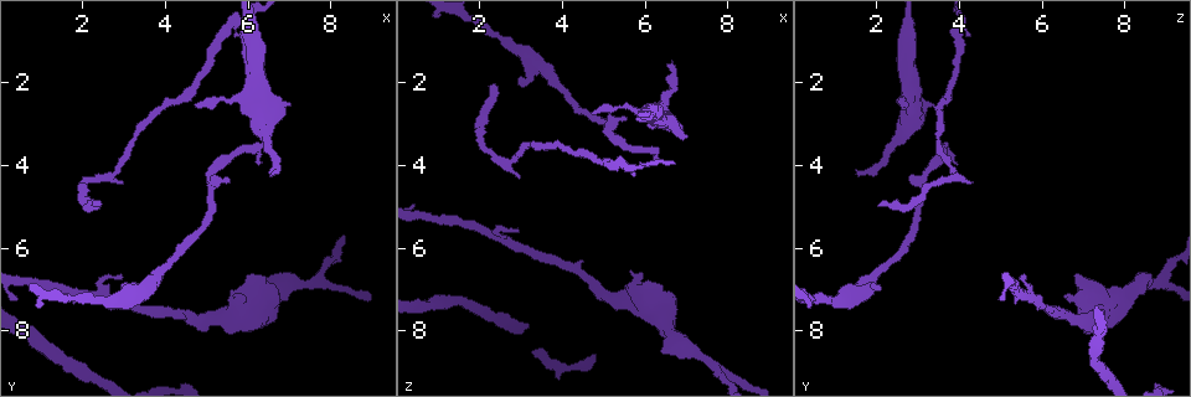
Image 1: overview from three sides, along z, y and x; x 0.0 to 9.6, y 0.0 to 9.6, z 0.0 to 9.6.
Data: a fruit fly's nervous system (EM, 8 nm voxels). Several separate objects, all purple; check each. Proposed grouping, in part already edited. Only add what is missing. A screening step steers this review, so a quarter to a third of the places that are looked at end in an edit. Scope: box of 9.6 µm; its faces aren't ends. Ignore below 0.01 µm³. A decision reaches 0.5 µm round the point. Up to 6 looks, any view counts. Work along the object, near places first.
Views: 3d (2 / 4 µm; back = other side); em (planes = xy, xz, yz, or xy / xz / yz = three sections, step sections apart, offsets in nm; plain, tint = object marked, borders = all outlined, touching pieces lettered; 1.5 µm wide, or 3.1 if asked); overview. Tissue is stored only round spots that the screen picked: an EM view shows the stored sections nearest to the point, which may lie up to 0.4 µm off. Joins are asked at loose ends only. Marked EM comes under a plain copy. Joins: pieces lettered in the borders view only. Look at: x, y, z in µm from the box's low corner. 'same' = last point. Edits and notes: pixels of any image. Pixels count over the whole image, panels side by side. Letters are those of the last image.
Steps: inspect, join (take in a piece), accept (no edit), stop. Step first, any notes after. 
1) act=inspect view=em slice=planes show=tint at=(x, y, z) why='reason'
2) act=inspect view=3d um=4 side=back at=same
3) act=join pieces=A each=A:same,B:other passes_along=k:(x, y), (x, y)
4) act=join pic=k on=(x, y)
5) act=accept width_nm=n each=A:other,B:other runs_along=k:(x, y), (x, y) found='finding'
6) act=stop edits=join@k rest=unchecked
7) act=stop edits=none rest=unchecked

act=inspect view=em slice=planes show=borders at=(2.35, 5.05, 2.05) why='thin end'

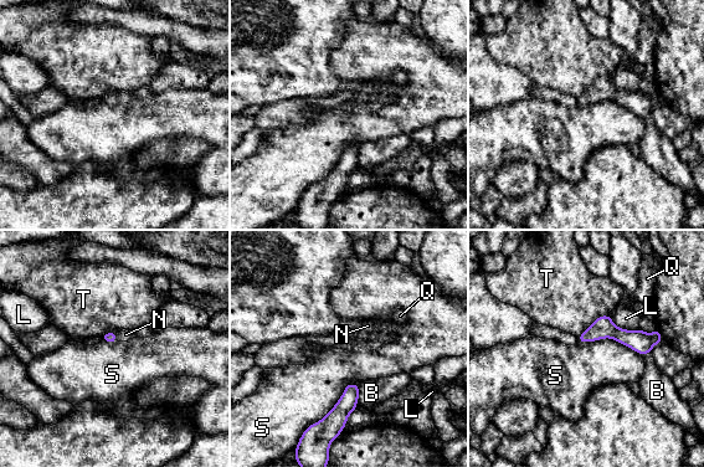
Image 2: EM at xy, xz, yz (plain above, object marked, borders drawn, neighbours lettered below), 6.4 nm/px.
act=join pieces=N each=B:other,L:other,N:same,Q:other,S:other,T:other passes_along=2:(111, 337), (116, 337), (126, 334) found='the cell continues'

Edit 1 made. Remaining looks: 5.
act=inspect view=overview

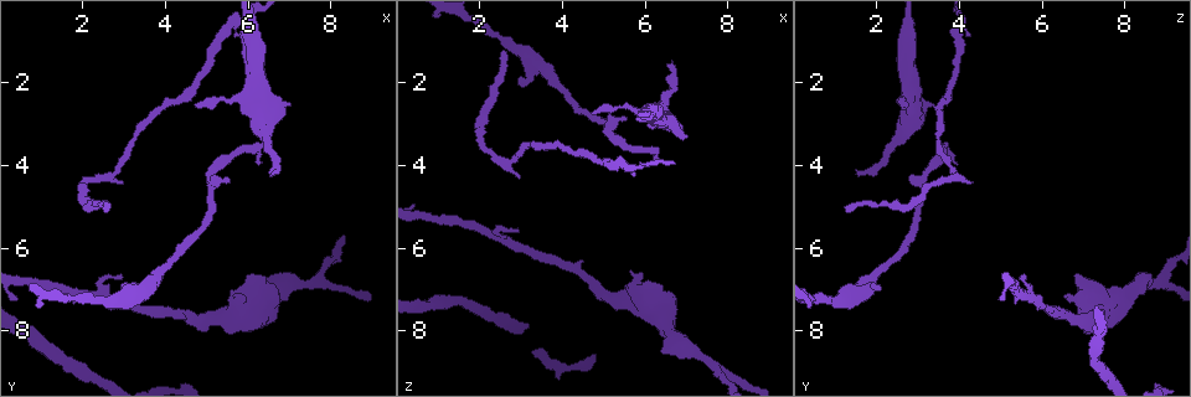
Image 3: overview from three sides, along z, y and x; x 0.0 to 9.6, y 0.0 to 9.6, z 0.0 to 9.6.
act=inspect view=3d um=2 at=(2.90, 6.70, 5.55) why='free end'

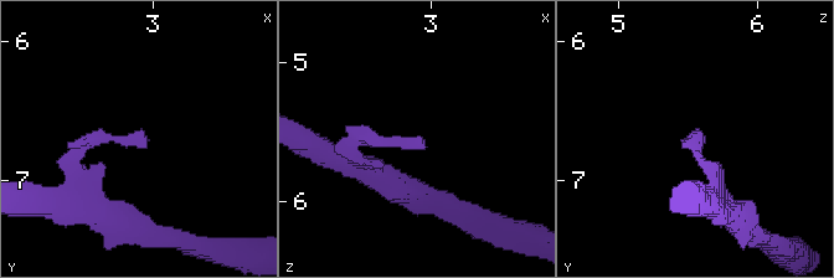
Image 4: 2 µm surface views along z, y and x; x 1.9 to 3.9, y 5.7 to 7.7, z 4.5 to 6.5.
act=inspect view=em slice=planes show=borders at=(2.94, 6.70, 5.60) why='shape alone is not enough'

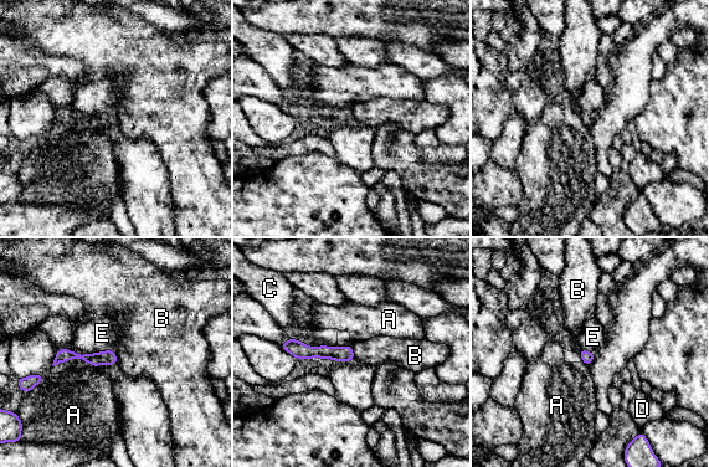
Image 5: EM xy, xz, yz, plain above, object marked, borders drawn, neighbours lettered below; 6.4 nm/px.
act=accept each=A:other,B:other,C:other,D:other,E:other runs_along=5:(284, 347), (344, 353), (350, 358) found='none of them fits'

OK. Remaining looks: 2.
act=inspect view=em slice=planes show=borders at=(4.75, 2.55, 2.75) why='free end'

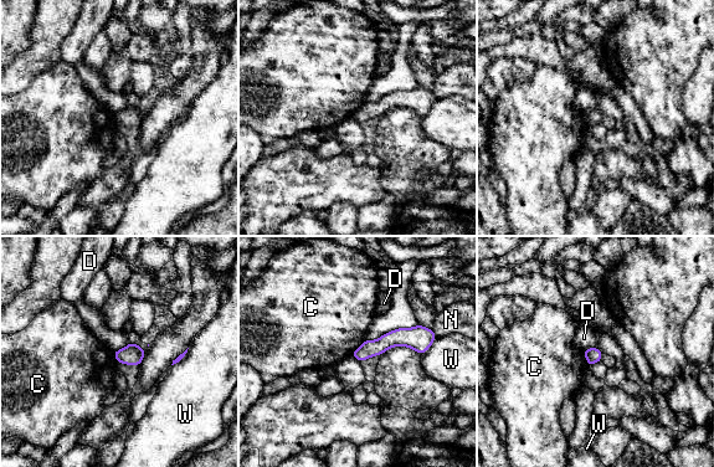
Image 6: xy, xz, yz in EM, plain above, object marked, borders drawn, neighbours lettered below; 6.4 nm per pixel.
act=accept width_nm=100 each=C:other,D:other,N:other,W:other border=6:(131, 342), (113, 352) found='none of them fits'

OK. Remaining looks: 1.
act=stop edits=join@2 rest=unchecked

